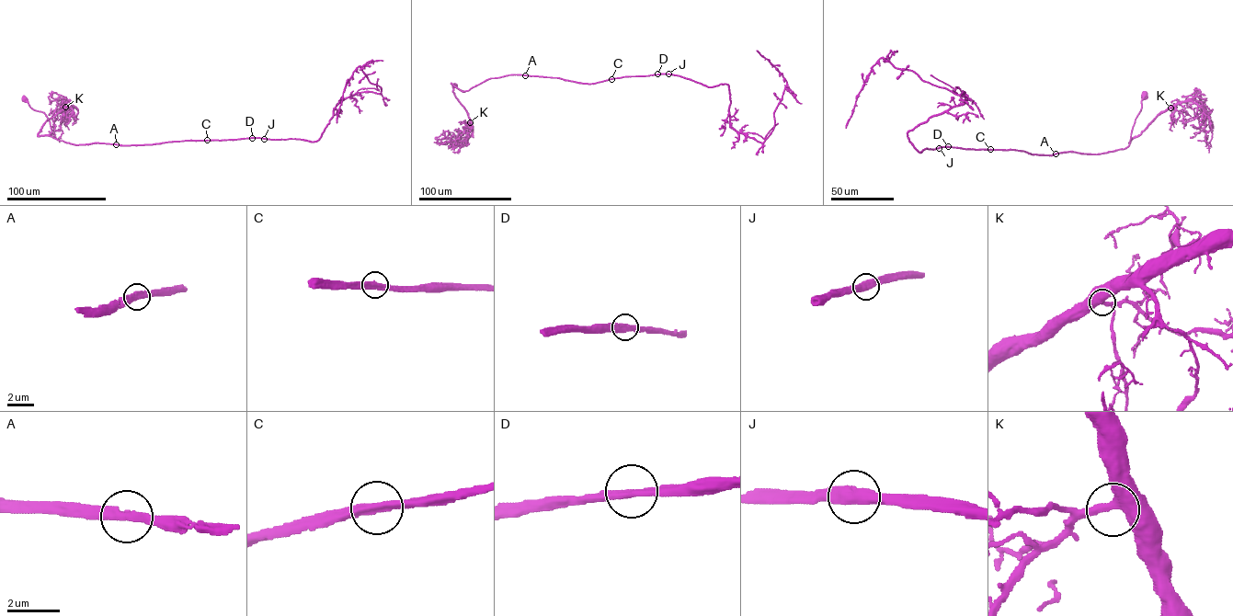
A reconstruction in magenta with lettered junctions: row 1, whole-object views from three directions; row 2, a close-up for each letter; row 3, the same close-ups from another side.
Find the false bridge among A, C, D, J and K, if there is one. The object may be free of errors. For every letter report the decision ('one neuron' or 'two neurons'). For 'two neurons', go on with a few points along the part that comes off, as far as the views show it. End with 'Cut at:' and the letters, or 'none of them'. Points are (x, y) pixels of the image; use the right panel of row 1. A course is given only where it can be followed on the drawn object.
A: one neuron
C: one neuron
D: one neuron
J: one neuron
K: one neuron
Cut at: none of them

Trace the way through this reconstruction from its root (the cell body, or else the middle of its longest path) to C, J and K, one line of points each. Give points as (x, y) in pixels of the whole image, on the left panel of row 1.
C: (24, 98), (32, 108), (45, 114), (51, 130), (48, 135), (74, 144), (141, 144), (207, 140)
J: (24, 98), (32, 108), (45, 114), (51, 130), (48, 135), (74, 144), (141, 144), (264, 138)
K: (24, 98), (32, 108), (43, 112), (50, 121), (51, 132), (38, 136), (45, 122), (65, 107)

